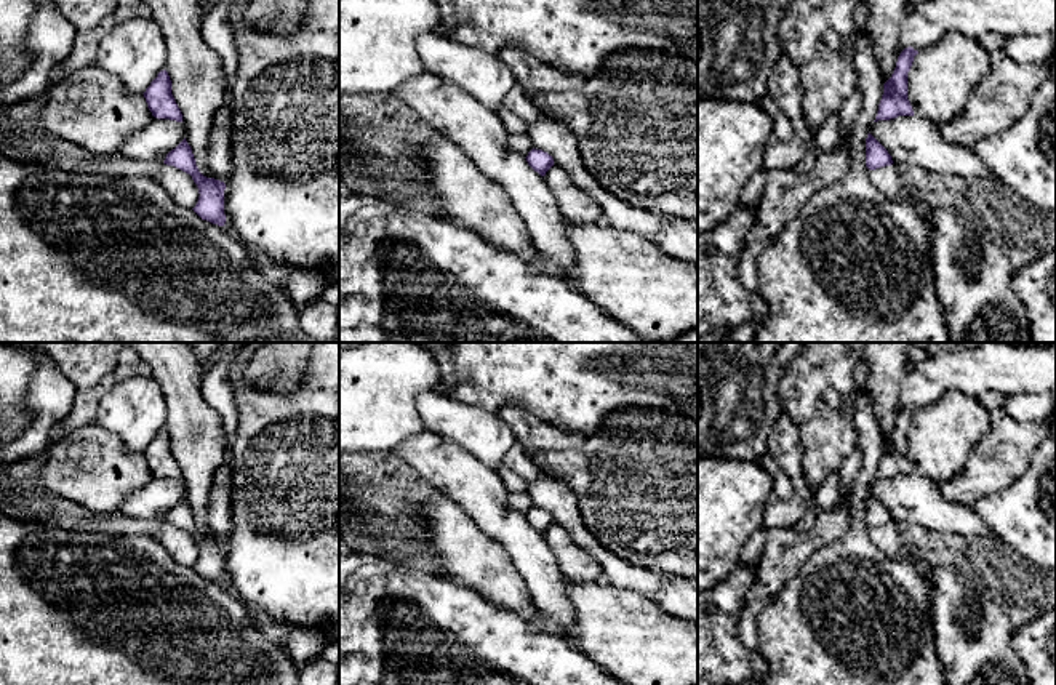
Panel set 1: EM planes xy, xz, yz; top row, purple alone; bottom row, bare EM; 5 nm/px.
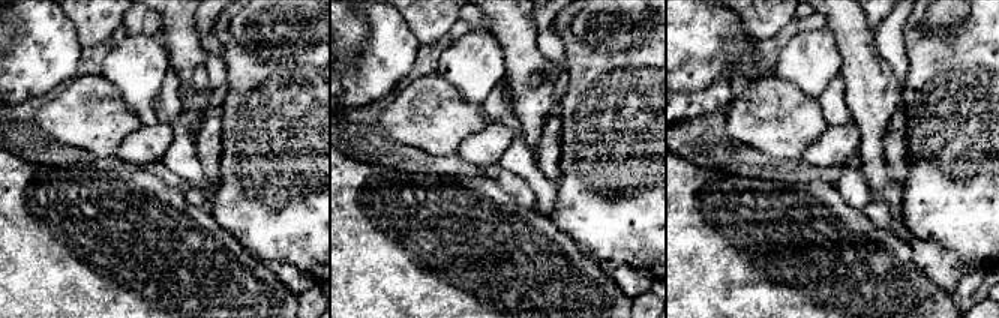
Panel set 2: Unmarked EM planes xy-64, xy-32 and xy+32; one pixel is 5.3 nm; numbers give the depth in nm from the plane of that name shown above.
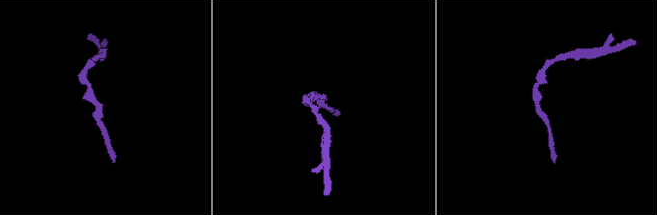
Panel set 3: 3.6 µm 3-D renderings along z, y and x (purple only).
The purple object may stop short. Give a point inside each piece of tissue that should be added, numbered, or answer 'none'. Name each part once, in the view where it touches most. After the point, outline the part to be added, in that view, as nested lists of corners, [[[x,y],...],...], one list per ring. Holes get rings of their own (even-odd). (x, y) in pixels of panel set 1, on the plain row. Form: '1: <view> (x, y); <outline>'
none

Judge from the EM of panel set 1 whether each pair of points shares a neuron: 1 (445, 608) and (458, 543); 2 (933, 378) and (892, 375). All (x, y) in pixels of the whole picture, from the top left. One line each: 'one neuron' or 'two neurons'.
1: two neurons
2: two neurons

